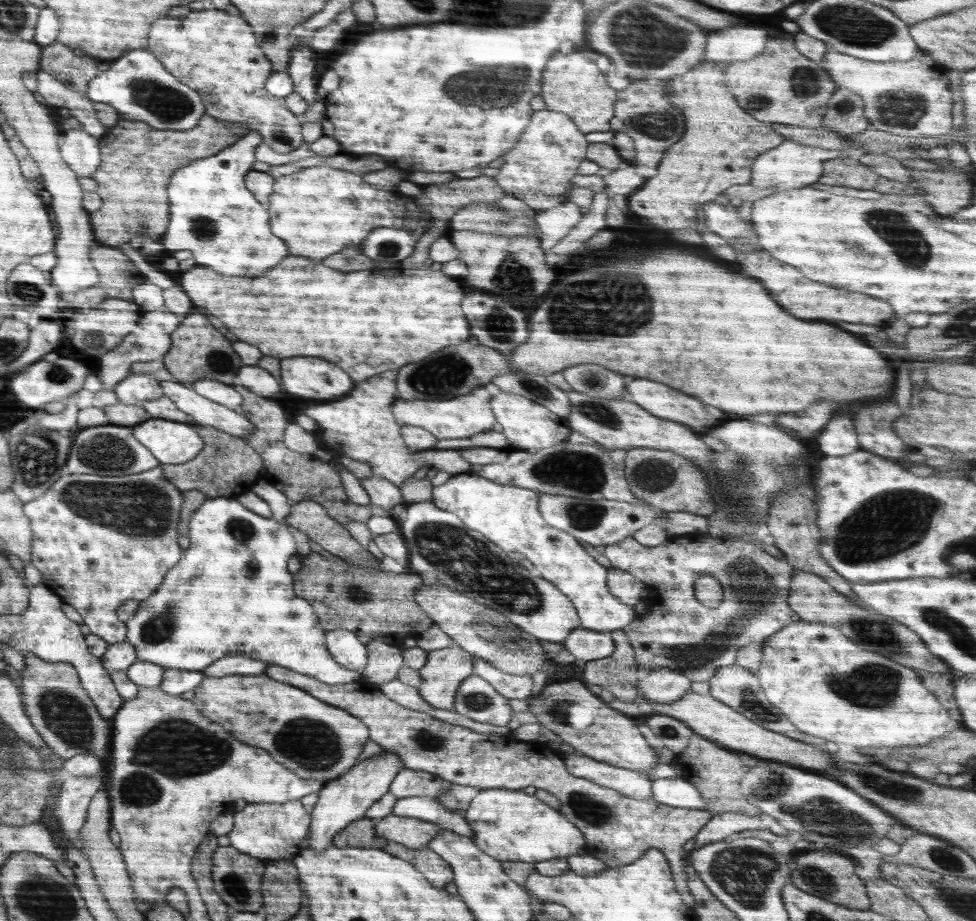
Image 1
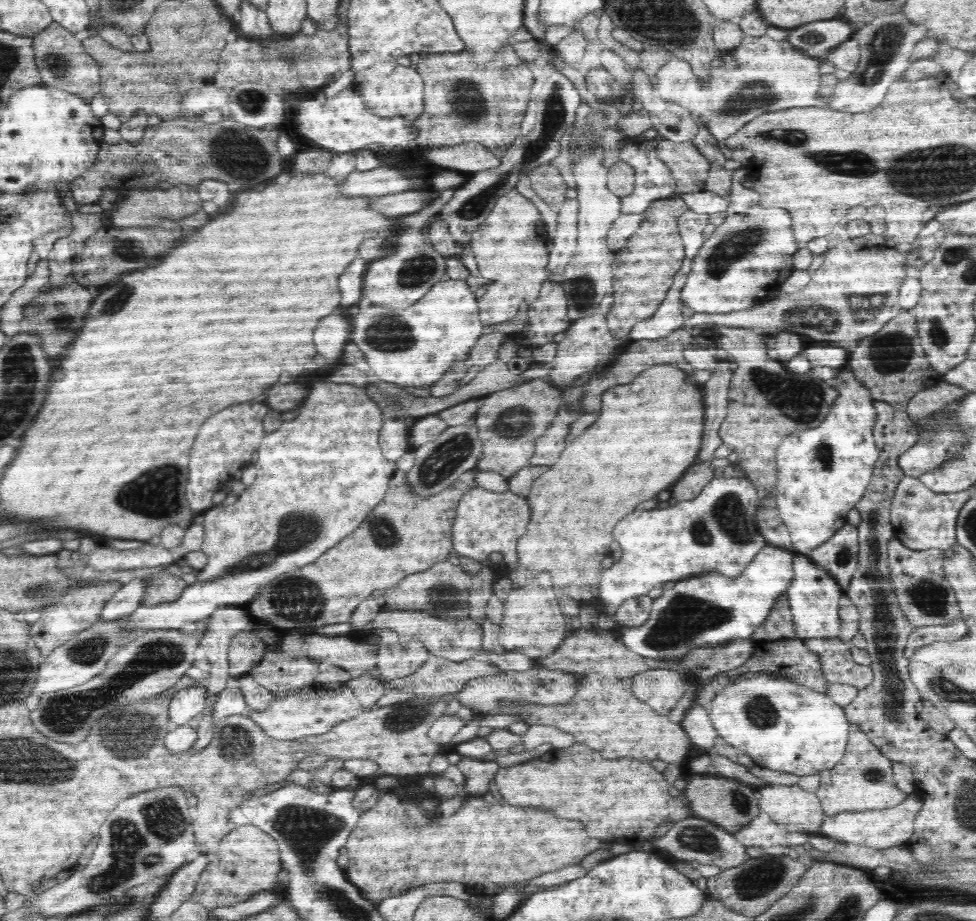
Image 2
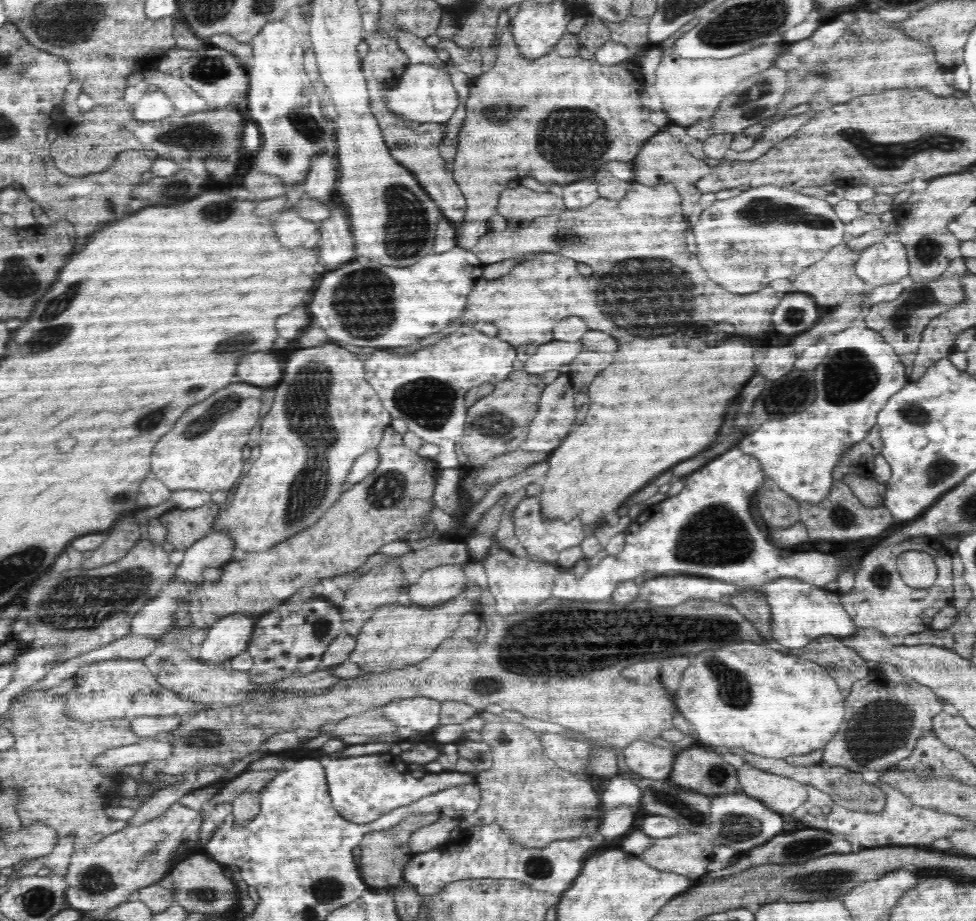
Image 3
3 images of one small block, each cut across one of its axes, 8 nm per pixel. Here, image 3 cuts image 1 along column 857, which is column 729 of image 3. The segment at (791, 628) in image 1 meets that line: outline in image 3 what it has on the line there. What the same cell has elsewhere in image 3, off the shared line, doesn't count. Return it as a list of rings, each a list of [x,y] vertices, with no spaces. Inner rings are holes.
[[[752,641],[737,642],[719,649],[708,649],[706,652],[700,652],[696,658],[694,658],[694,664],[691,664],[682,673],[682,678],[679,682],[679,687],[674,692],[675,705],[681,713],[681,715],[690,720],[692,724],[692,734],[702,744],[706,746],[726,746],[726,748],[732,748],[732,746],[740,746],[748,752],[757,754],[758,756],[768,756],[768,758],[784,759],[786,756],[808,754],[818,748],[824,748],[836,732],[839,731],[840,725],[845,717],[844,701],[845,698],[841,694],[839,686],[836,681],[830,676],[830,673],[819,664],[810,660],[796,658],[796,656],[790,656],[790,654],[784,654],[778,652],[778,650],[770,650],[772,646],[763,643],[755,643]]]

